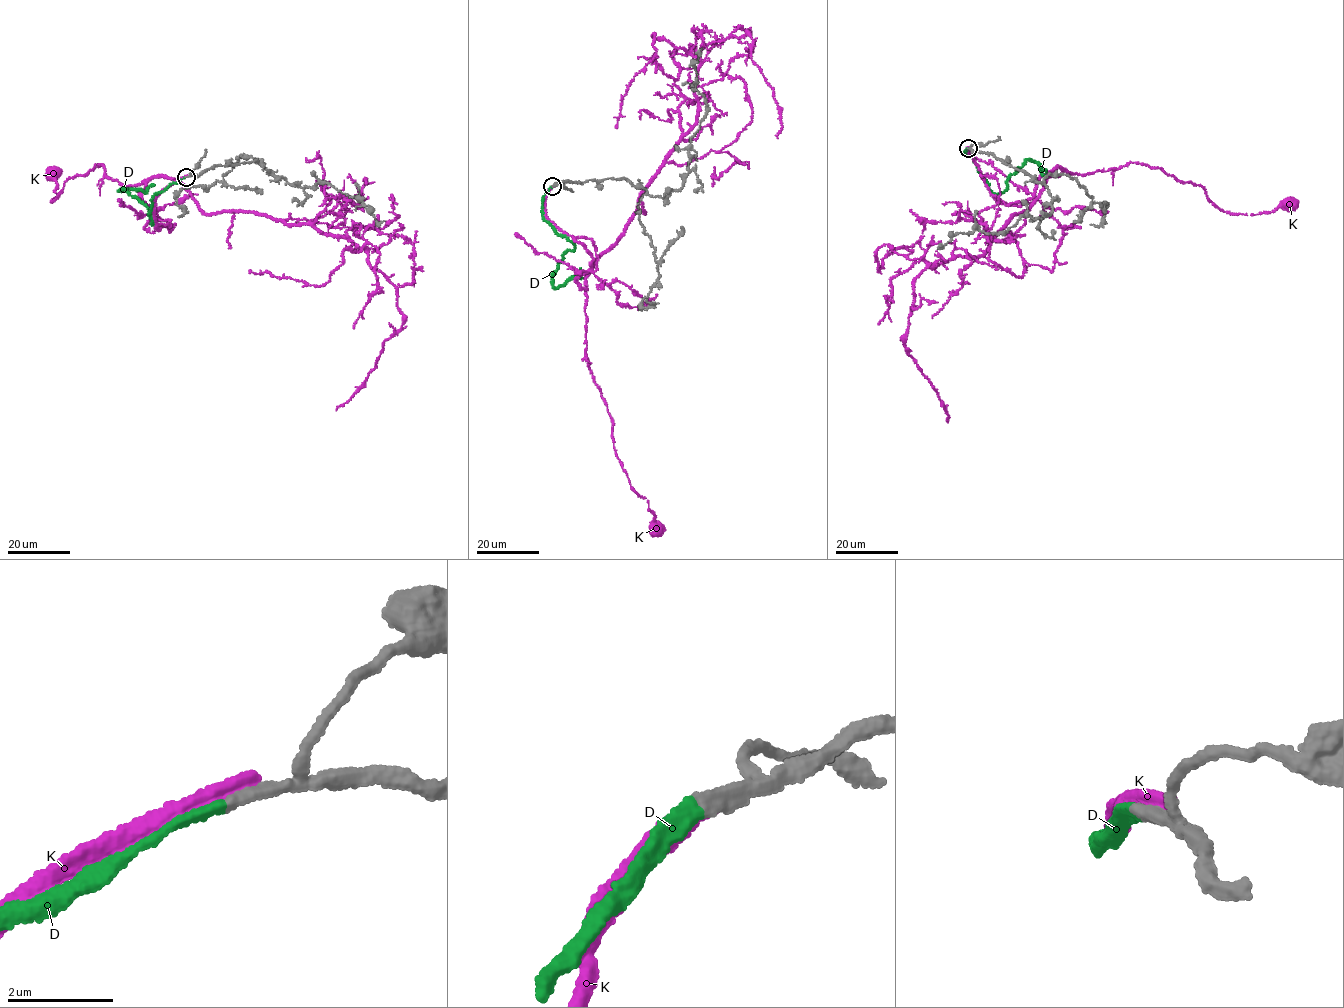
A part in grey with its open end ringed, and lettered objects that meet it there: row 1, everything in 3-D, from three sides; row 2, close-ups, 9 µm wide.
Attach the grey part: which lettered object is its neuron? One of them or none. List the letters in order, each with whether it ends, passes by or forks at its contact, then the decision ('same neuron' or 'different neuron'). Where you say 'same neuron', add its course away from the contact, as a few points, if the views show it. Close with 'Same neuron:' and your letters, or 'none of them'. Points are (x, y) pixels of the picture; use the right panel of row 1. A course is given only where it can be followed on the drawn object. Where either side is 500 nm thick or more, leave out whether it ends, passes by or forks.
D: it ends; same neuron; course (969, 148), (965, 151), (994, 193), (1003, 191), (1011, 174), (1026, 160), (1042, 165), (1042, 170)
K: it ends; different neuron
Same neuron: D

